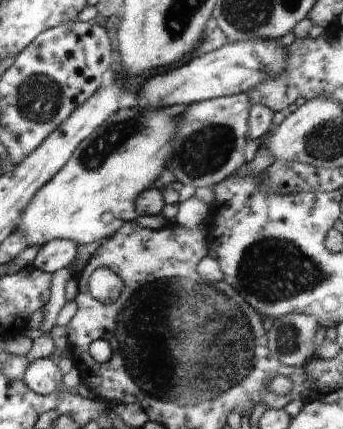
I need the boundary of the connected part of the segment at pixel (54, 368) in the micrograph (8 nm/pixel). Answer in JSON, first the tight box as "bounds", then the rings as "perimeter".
{"bounds":[24,356,63,395],"perimeter":[[[42,356],[28,364],[24,372],[24,384],[36,392],[44,395],[57,391],[62,383],[63,374],[56,361],[51,357]]]}

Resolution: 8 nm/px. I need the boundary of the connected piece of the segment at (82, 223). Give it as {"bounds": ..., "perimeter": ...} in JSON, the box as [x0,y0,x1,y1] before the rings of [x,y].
{"bounds":[14,104,186,247],"perimeter":[[[138,104],[110,114],[78,144],[60,172],[34,194],[14,232],[26,236],[28,247],[42,246],[54,239],[86,245],[104,241],[127,222],[137,220],[135,203],[165,169],[176,117],[186,108],[176,104],[150,109]]]}

